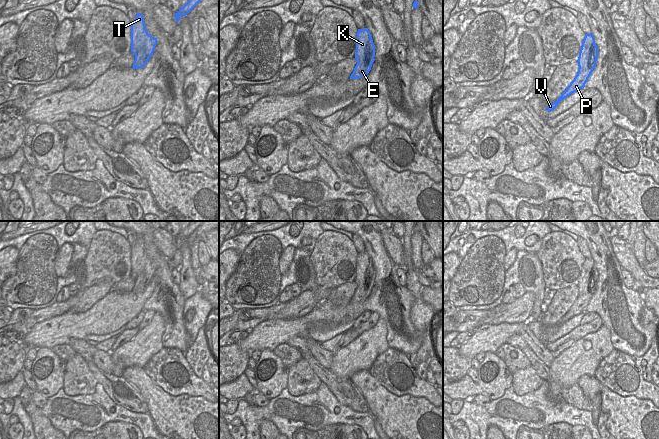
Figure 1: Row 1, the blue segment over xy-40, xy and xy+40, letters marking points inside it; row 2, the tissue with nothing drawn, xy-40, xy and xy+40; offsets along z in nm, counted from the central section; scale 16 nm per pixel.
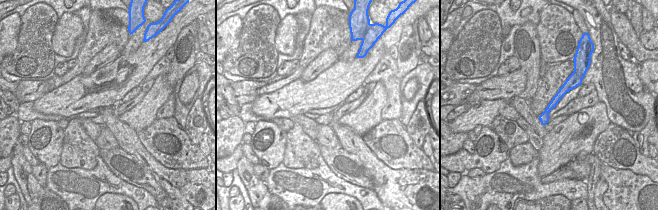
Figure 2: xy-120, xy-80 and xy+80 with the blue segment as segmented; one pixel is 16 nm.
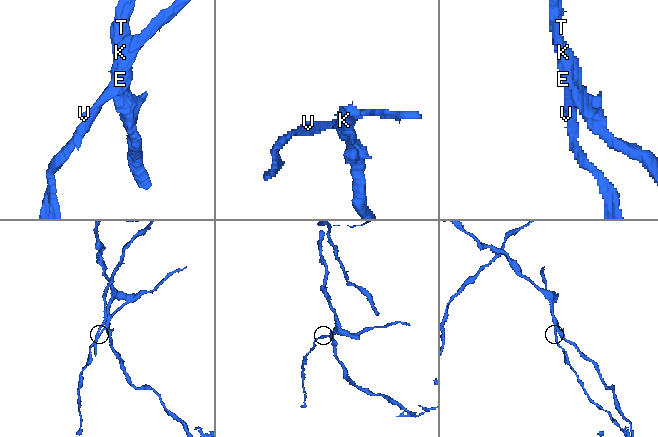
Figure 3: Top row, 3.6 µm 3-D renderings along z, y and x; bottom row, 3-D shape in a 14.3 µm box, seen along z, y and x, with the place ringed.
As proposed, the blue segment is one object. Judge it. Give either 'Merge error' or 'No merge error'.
Merge error.

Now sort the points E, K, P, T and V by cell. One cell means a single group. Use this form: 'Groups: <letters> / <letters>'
Groups: E P V / K T.

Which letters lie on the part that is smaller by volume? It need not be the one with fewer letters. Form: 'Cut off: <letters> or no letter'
Cut off: E, P, V

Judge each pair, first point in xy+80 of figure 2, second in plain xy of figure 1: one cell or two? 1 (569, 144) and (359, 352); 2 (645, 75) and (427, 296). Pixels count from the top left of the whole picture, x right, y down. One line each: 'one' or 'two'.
1: one
2: one

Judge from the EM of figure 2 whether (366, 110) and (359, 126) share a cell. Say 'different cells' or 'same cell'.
same cell

